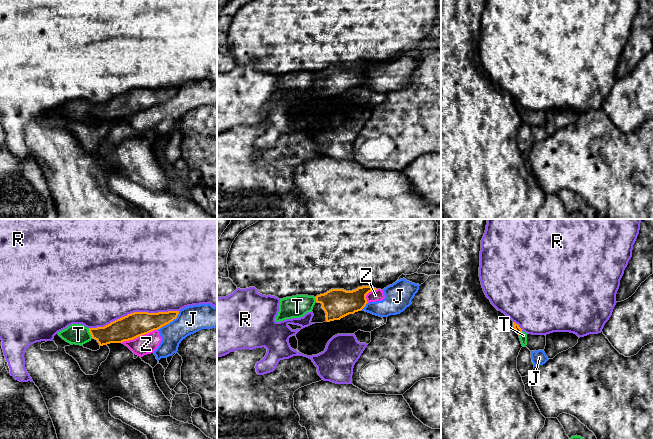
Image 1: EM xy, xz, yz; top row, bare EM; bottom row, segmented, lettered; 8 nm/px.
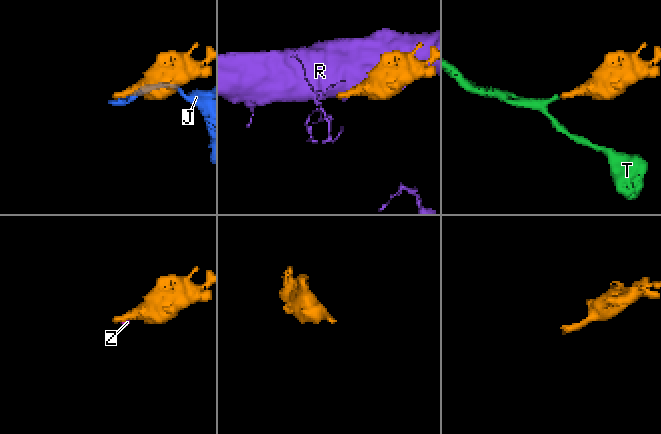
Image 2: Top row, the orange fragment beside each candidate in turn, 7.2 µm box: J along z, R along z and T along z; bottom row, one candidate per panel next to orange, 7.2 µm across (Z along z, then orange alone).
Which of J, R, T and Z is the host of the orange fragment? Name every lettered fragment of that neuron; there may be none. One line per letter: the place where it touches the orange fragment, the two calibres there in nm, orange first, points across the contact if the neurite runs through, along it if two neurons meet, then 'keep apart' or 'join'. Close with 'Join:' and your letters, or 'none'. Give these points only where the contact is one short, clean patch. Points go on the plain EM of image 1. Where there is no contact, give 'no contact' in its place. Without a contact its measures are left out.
J: contact xy (169, 98); calibres 190 and 220 nm; keep apart
R: contact xy (134, 88); calibres 200 and 500 nm; keep apart
T: contact xy (90, 109); calibres 190 and 170 nm; way xy (120, 106), (113, 109), (90, 109), (78, 110); join
Z: contact xy (139, 111); calibres 200 and 160 nm; border xy (157, 105), (121, 118); keep apart
Join: T

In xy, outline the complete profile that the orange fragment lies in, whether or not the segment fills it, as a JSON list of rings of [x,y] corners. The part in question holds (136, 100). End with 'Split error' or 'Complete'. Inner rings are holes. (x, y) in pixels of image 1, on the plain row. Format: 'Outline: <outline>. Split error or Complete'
Outline: [[[179,87],[134,88],[104,103],[87,104],[82,100],[72,100],[58,108],[58,111],[72,121],[82,122],[91,117],[92,114],[100,122],[110,119],[122,119],[160,105],[176,95],[178,90]]]. Split error

